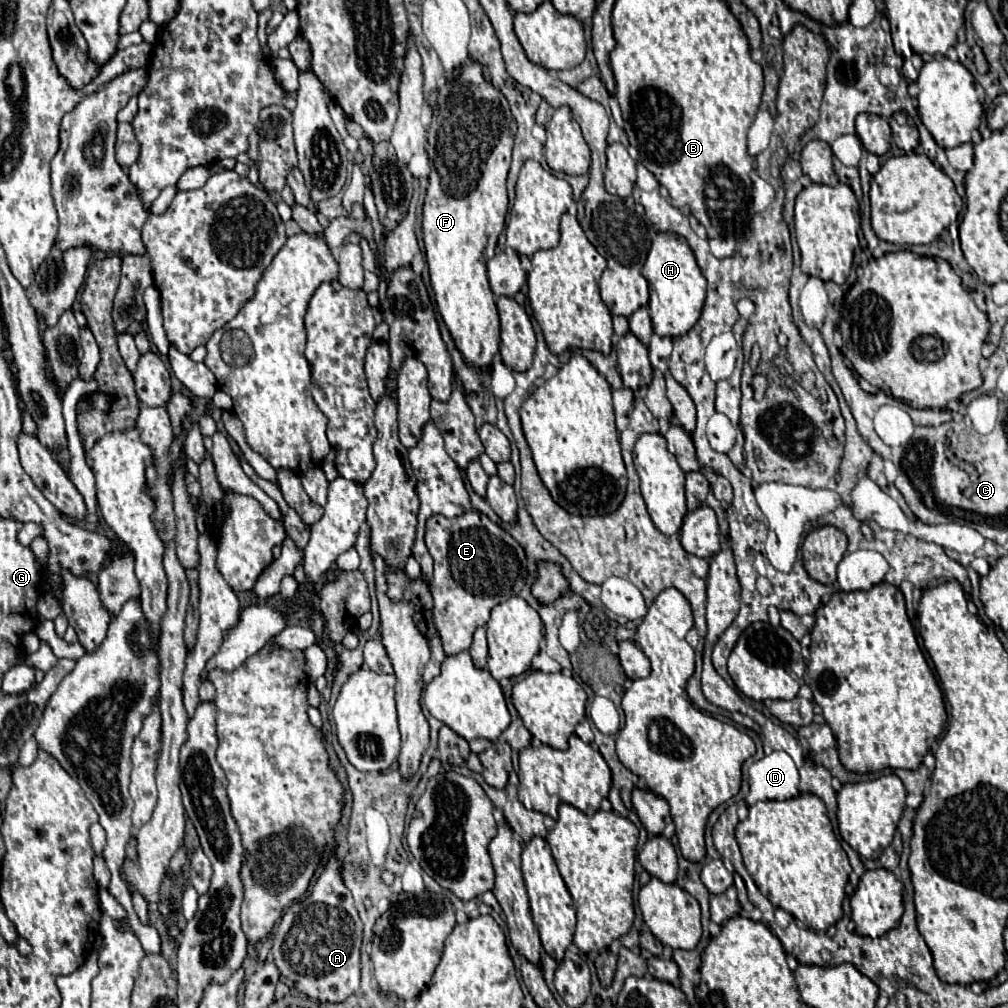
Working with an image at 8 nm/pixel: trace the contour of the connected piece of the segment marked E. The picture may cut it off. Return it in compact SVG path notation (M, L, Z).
M473 509L471 513L463 513L459 517L443 517L443 515L433 515L427 519L427 529L425 529L425 545L435 561L435 573L433 573L433 583L431 583L431 595L435 601L433 615L435 615L435 627L441 635L443 649L447 655L455 655L463 649L469 649L473 633L477 627L487 625L491 609L509 599L515 593L521 593L529 579L529 569L527 569L527 555L525 549L497 523L493 523L485 513Z

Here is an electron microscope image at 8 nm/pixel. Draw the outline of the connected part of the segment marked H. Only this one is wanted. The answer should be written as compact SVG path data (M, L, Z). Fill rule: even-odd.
M659 233L651 243L651 251L641 271L649 283L649 315L653 331L659 337L679 337L687 333L699 321L707 293L707 281L697 267L687 241L675 233Z

